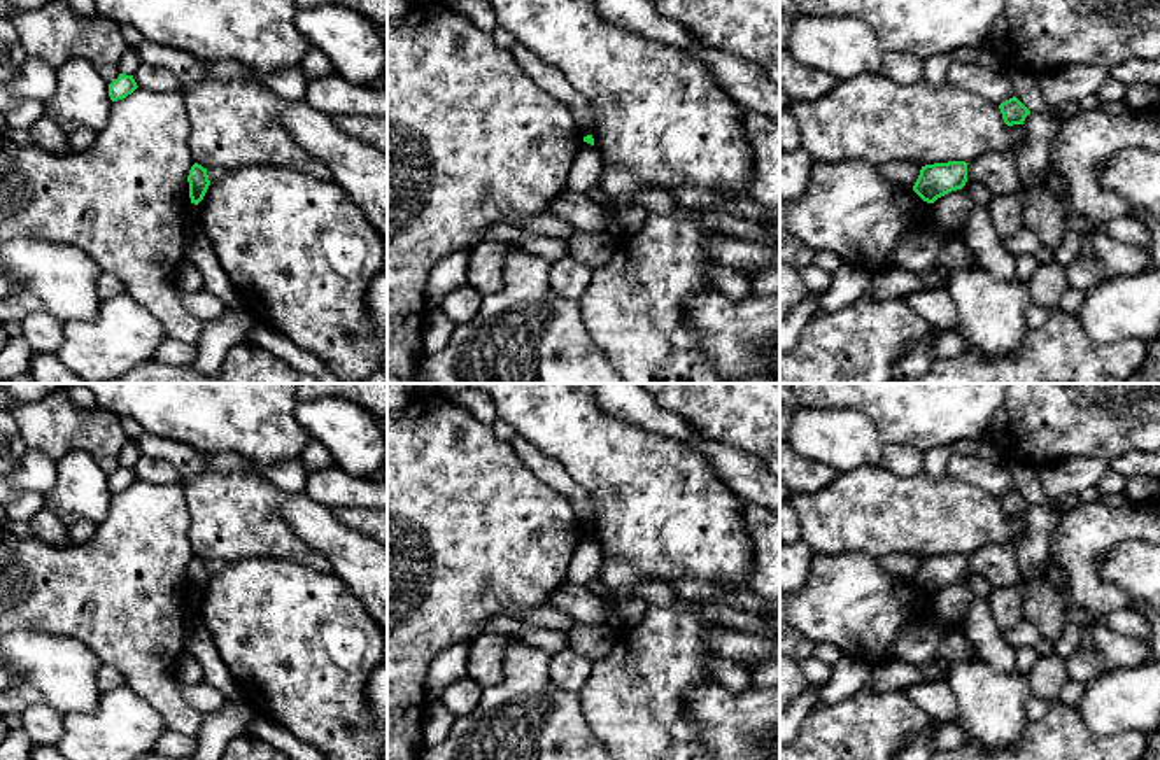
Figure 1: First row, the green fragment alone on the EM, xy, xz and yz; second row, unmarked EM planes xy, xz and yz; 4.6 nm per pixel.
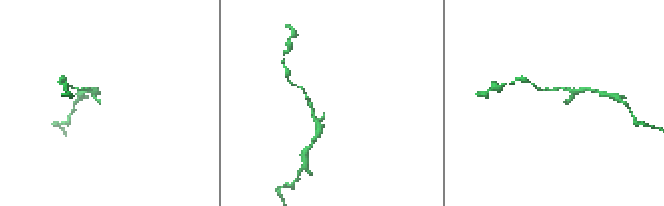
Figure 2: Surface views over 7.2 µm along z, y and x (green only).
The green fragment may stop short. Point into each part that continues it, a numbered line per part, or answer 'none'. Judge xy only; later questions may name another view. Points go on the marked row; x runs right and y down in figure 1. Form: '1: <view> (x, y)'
none

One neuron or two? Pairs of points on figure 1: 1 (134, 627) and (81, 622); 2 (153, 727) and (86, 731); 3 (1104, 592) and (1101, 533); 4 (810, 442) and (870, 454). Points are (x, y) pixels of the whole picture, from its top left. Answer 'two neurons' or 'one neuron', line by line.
1: one neuron
2: one neuron
3: one neuron
4: one neuron

